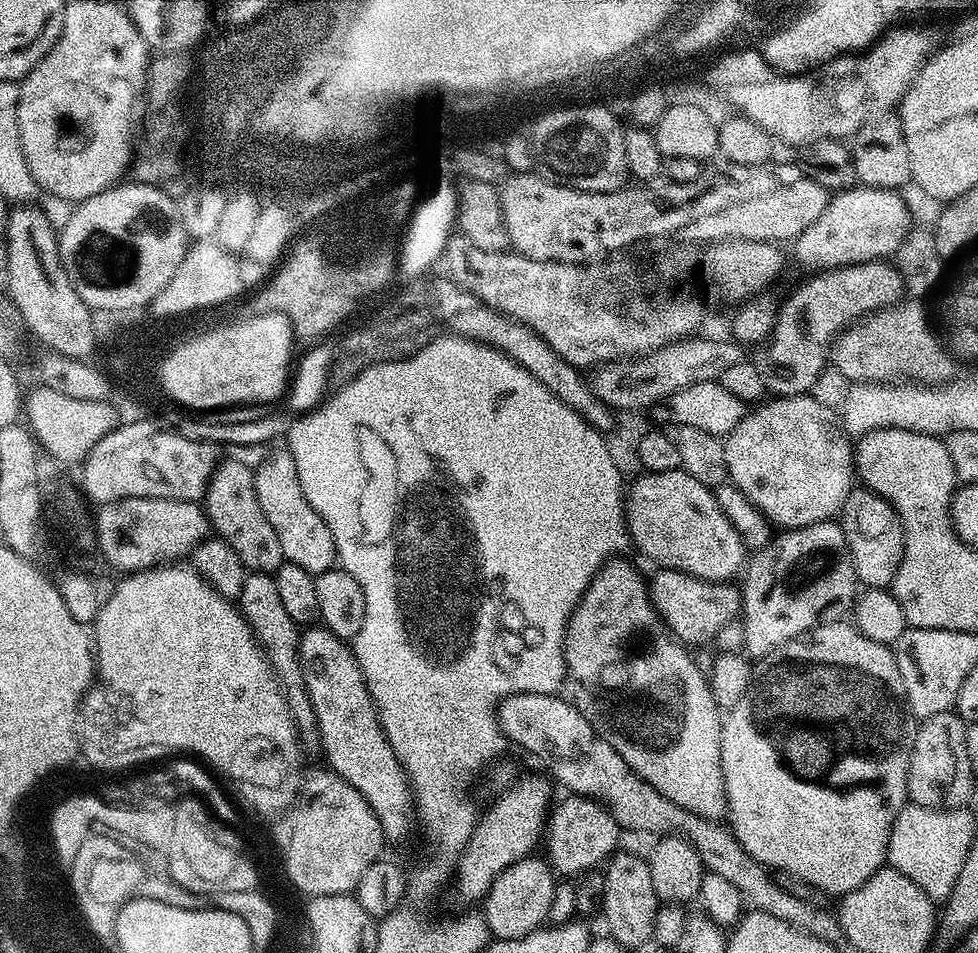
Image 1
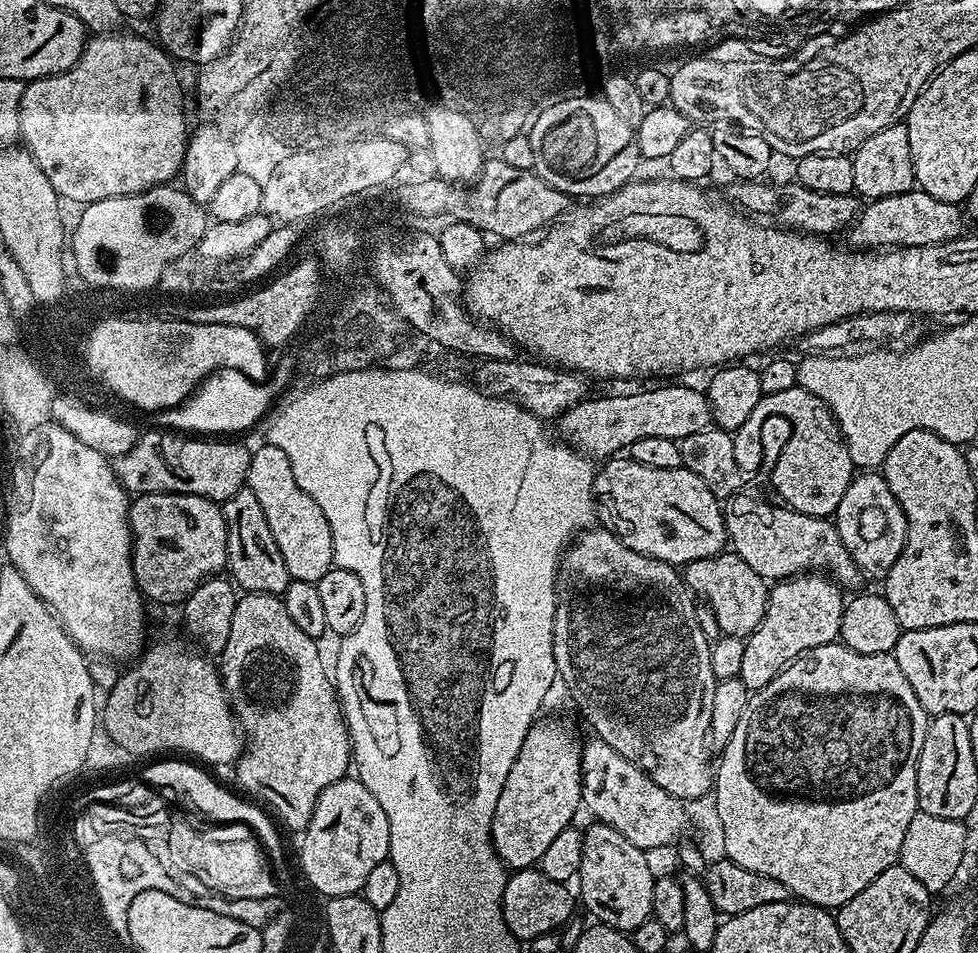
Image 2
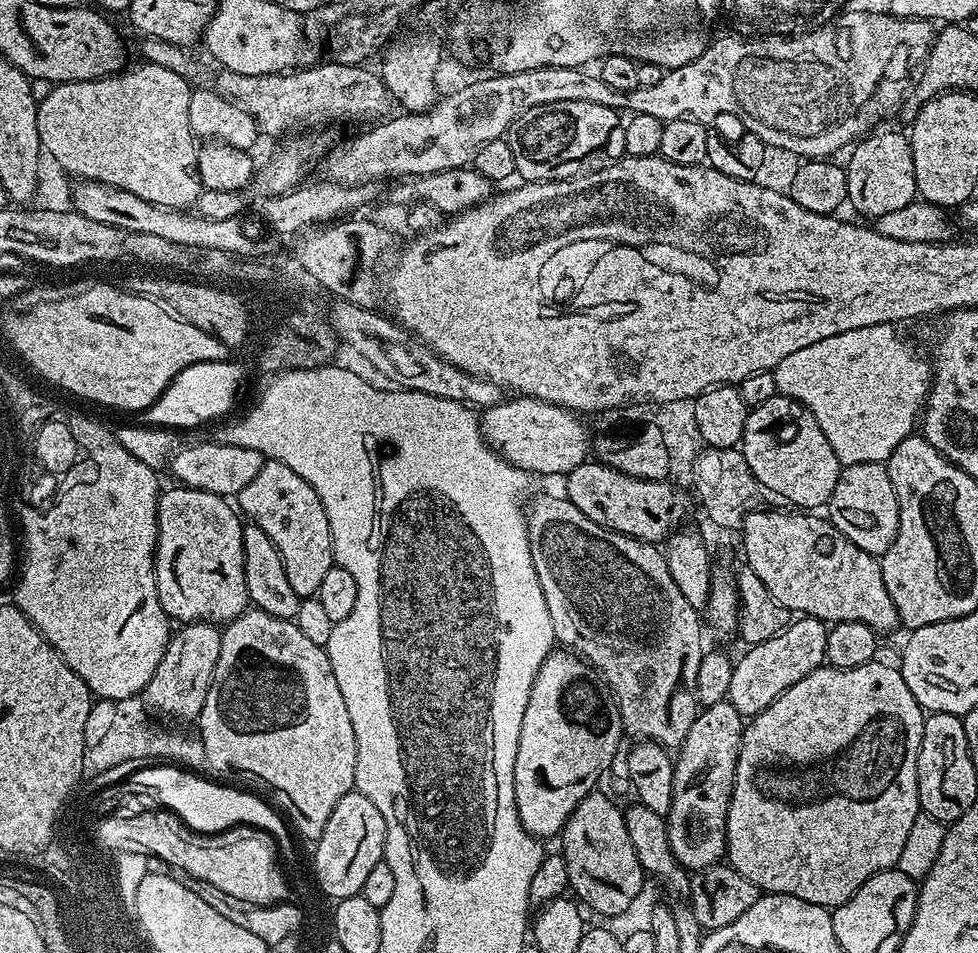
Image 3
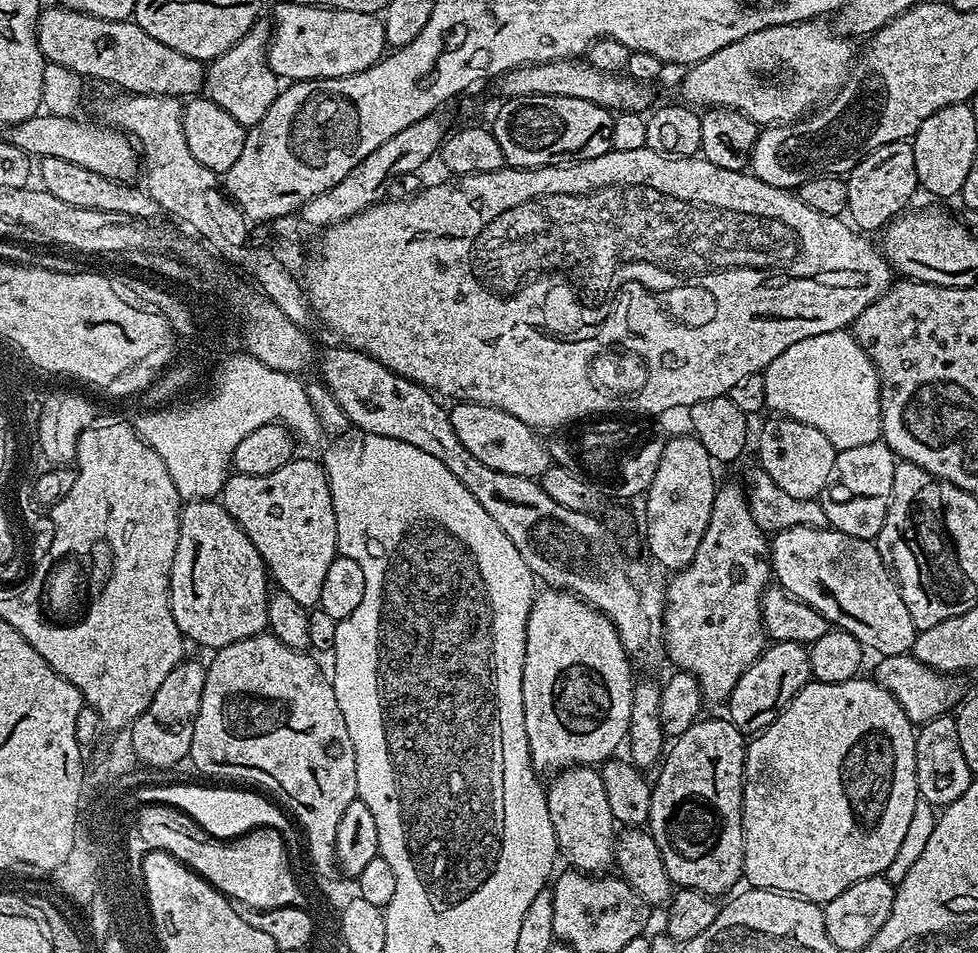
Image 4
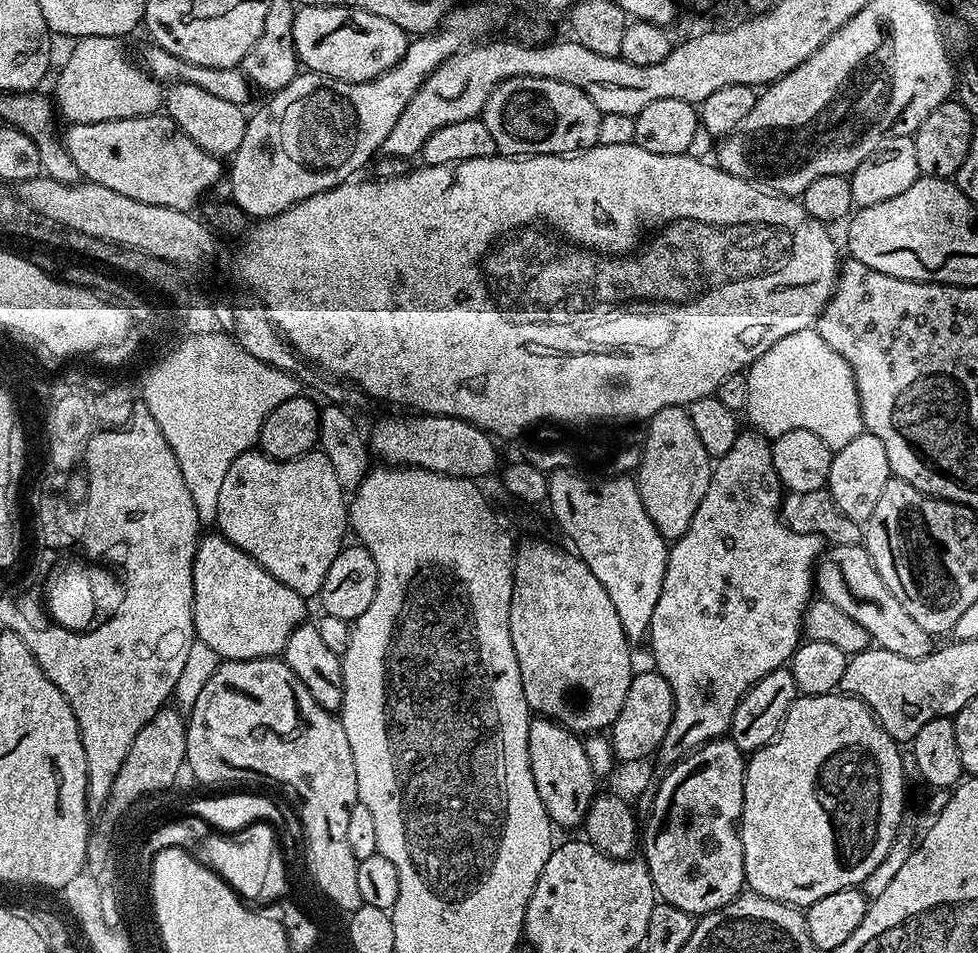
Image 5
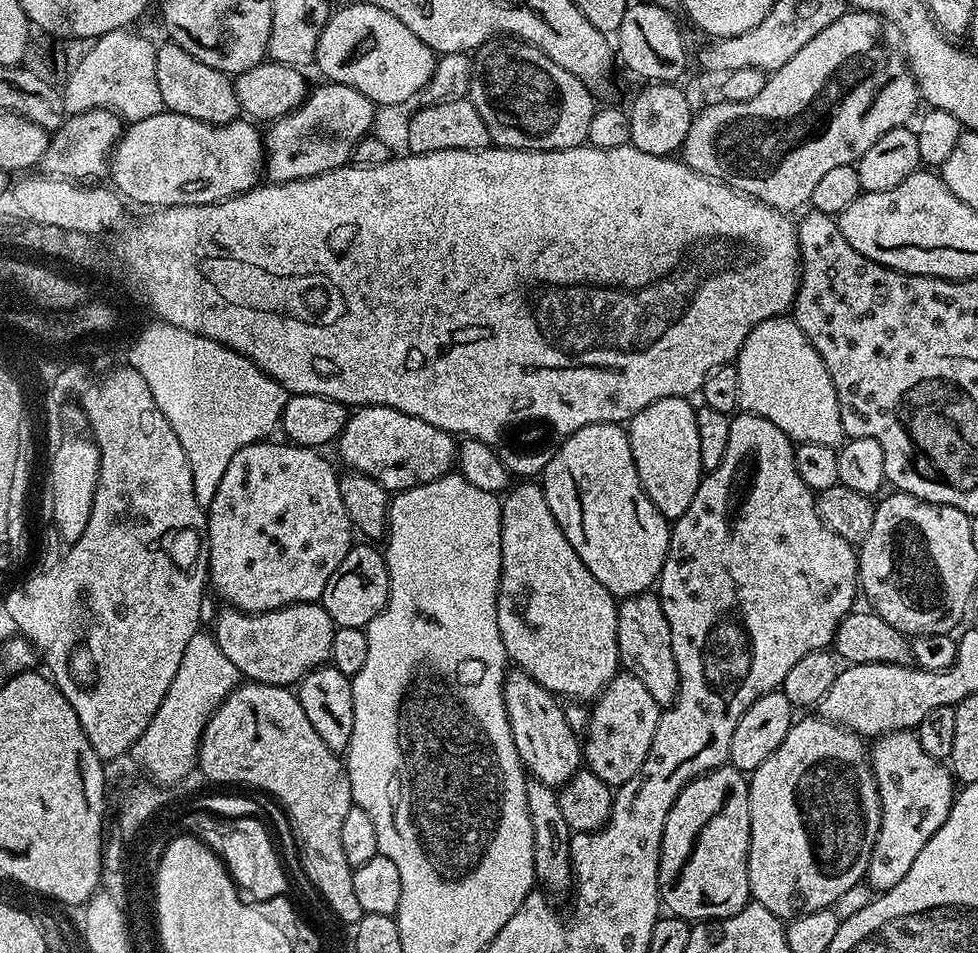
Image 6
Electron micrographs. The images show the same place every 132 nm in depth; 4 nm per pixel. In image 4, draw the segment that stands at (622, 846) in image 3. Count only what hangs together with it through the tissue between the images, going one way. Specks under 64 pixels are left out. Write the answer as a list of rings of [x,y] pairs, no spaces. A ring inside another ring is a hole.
[[[592,766],[566,768],[555,773],[551,780],[546,795],[559,855],[563,859],[565,856],[577,872],[607,873],[616,859],[618,825],[610,814],[610,801],[606,798],[606,786],[602,786],[599,771]]]

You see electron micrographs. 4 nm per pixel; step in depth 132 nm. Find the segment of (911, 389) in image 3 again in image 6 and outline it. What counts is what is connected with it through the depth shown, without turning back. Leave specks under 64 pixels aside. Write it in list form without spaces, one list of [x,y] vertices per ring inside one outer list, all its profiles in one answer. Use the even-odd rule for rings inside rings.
[[[787,315],[771,316],[740,347],[734,361],[738,370],[738,398],[743,411],[766,418],[797,445],[839,445],[845,439],[834,382],[814,346]]]

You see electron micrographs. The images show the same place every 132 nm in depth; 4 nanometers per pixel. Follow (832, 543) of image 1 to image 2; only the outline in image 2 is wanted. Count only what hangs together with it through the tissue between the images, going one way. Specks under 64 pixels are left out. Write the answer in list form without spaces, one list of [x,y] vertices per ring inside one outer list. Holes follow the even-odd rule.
[[[801,574],[790,576],[771,585],[768,594],[768,605],[762,622],[744,640],[742,650],[742,670],[738,679],[745,684],[749,690],[755,690],[766,686],[783,670],[786,665],[792,663],[803,654],[814,650],[814,646],[826,646],[833,643],[840,635],[842,626],[842,614],[846,603],[846,596],[843,596],[841,585],[824,574]]]

